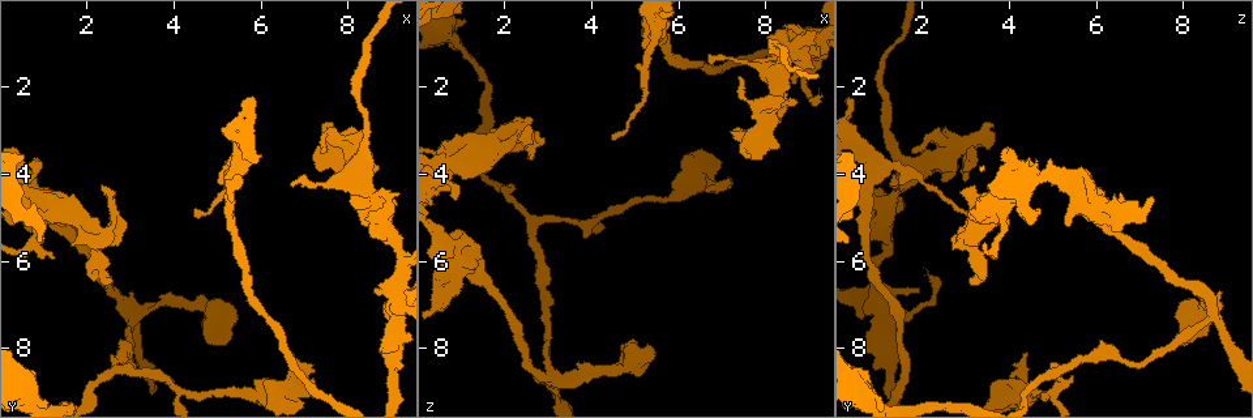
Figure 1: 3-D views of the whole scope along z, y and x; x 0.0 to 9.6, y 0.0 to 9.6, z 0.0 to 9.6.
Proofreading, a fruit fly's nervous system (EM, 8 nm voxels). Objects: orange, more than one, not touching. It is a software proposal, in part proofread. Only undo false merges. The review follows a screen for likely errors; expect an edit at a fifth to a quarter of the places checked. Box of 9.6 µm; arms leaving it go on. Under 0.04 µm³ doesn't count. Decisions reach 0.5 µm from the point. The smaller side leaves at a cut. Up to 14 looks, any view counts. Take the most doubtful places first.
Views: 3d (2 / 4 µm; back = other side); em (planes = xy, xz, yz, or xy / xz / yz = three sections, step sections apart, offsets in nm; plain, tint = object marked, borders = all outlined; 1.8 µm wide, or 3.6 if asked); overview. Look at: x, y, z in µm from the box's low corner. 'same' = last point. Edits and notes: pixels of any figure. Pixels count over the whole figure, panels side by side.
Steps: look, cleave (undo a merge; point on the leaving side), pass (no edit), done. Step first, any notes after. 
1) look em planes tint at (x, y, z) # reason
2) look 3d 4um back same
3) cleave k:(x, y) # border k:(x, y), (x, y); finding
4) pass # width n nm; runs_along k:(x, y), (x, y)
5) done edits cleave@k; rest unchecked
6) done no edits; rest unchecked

look em yz step 4 tint at (5.40, 3.55, 0.85) # a fork

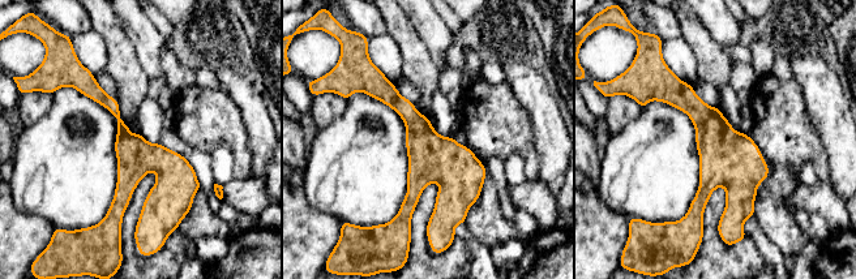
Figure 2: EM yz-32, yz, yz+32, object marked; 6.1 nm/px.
look em planes borders same # another direction

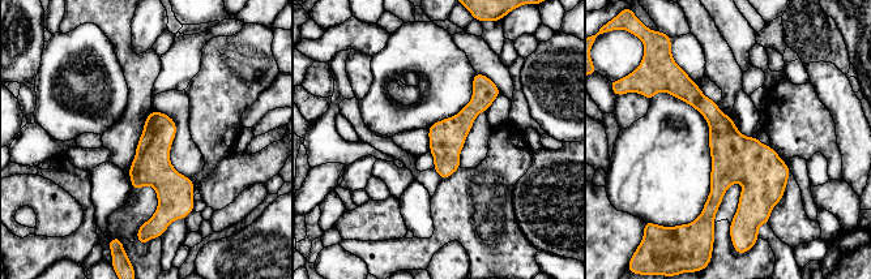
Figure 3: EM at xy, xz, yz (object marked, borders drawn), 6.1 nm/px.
pass # width 220 nm; runs_along 3:(686, 81), (750, 168), (738, 222); continuous, no second cell

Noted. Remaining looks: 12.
look em xz step 4 tint at (2.50, 8.60, 4.95) # side arm on a straight run

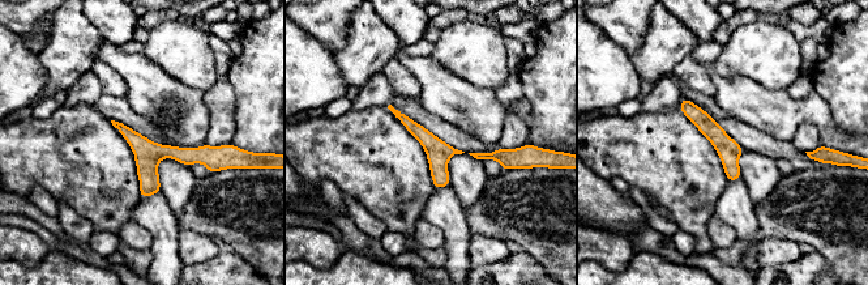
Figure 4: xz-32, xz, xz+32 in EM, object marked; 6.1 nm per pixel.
look em planes tint same

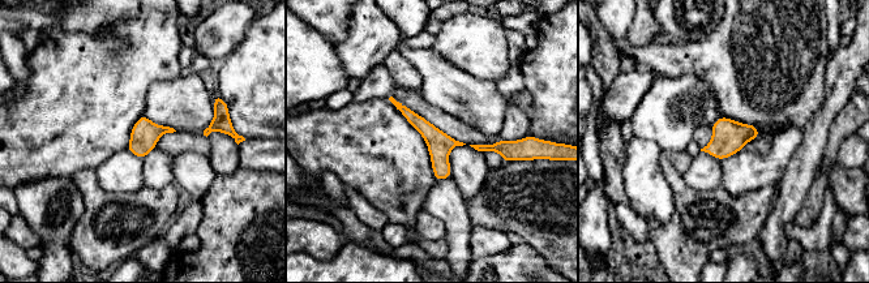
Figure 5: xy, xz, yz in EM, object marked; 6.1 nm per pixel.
pass # runs_along 5:(401, 107), (439, 142), (448, 174); one cell here

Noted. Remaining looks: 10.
look em planes tint at (4.80, 7.10, 8.40) # sharp bend

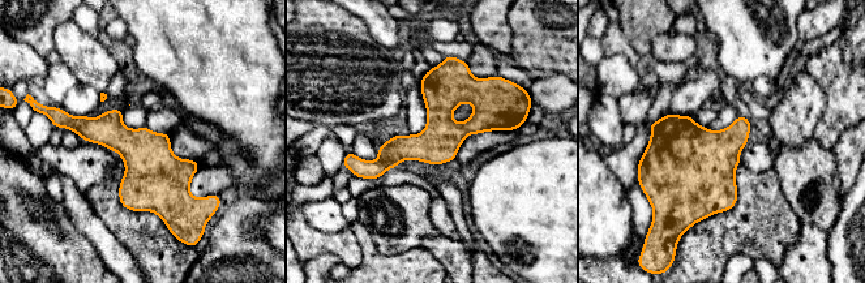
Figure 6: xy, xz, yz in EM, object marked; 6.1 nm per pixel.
pass # runs_along 6:(446, 65), (439, 124), (363, 175); all the same cell

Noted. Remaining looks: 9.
look em 3.6um planes tint at (1.00, 4.80, 6.00) # side arm on a straight run

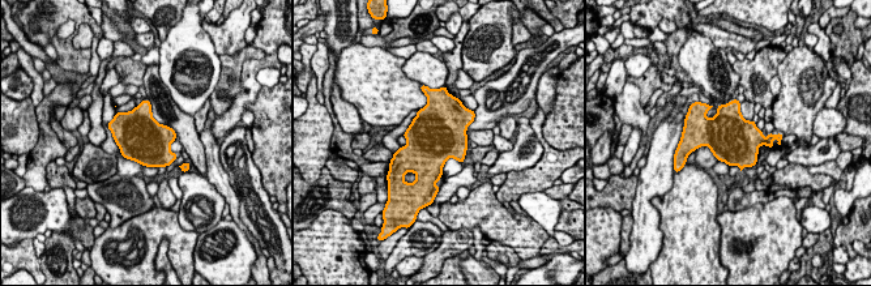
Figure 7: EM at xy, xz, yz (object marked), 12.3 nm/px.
pass # width 600 nm; one cell here

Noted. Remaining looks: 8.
look 3d 4um at (0.65, 9.10, 0.65) # calibre changes

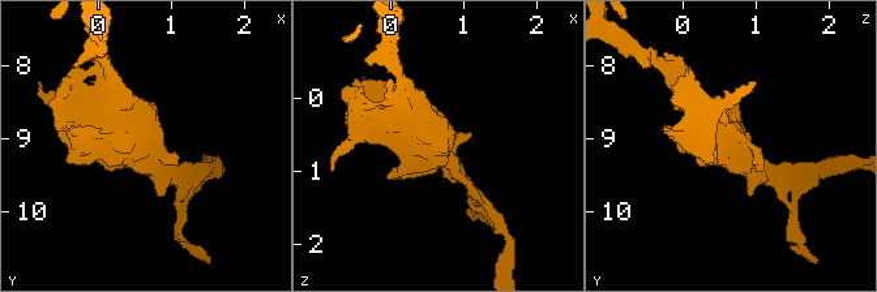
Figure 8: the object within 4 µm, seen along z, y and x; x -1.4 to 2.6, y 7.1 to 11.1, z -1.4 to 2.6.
look em 3.6um planes borders at (0.70, 9.15, 0.70)

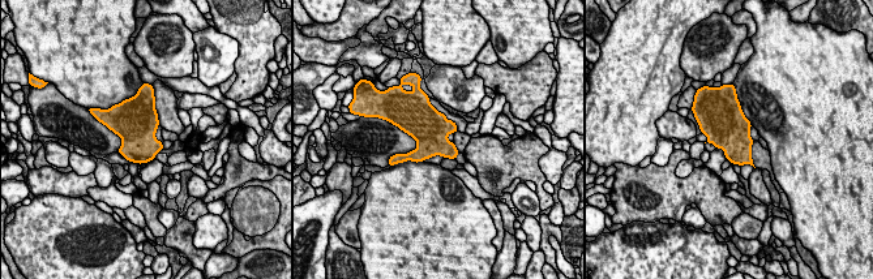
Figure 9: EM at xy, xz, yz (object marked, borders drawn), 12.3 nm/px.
pass # width 480 nm; all the same cell

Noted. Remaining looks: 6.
look em planes tint at (8.40, 1.00, 1.40) # thin neck

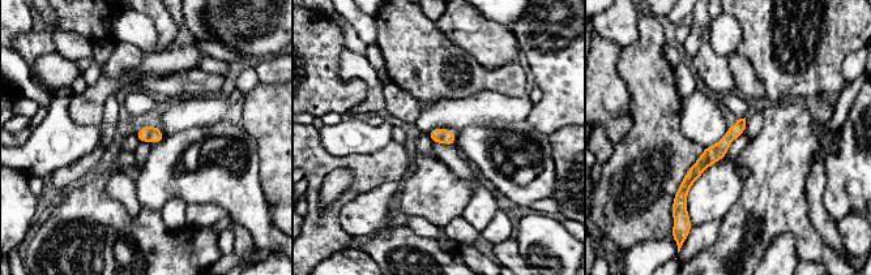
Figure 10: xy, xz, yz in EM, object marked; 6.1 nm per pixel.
pass # width 100 nm; runs_along 10:(742, 121), (690, 177), (682, 200); one cell here

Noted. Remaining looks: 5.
done no edits; rest unchecked

